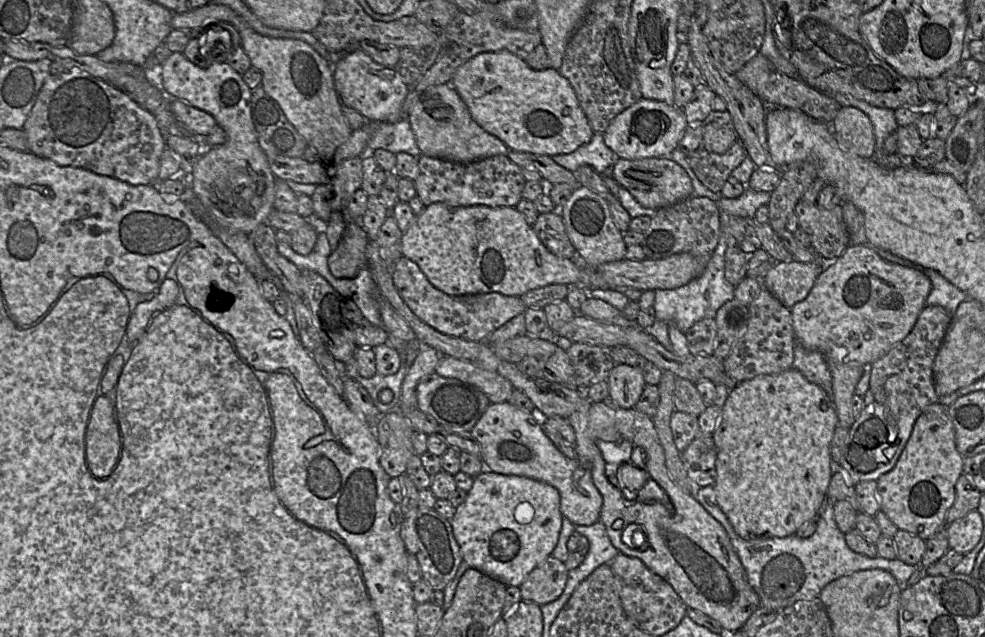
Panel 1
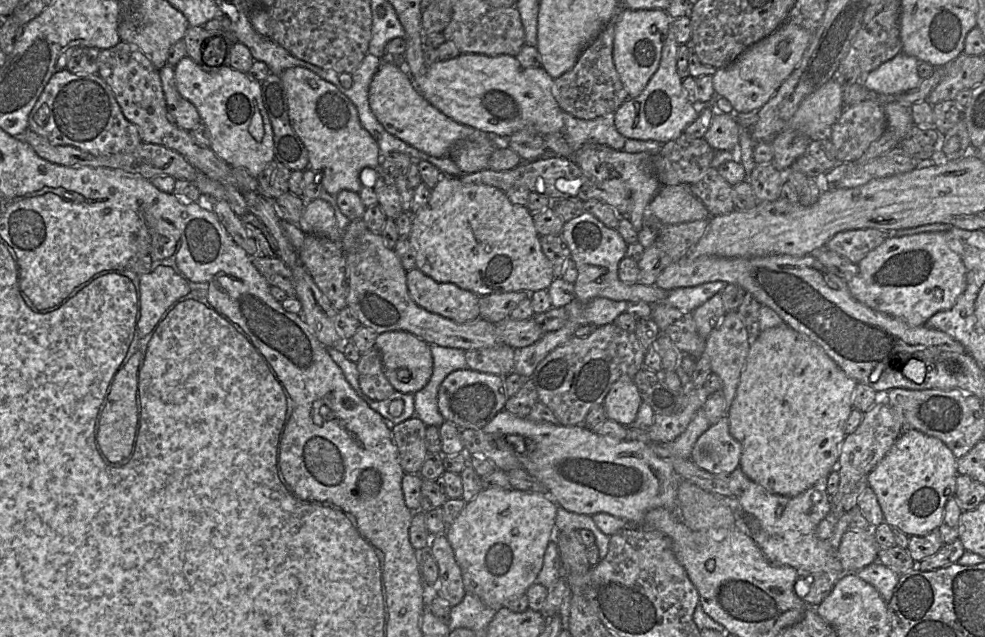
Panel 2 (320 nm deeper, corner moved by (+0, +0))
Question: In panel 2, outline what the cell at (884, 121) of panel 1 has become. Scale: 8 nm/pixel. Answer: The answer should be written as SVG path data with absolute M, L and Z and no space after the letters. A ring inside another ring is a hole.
M901 52L868 73L862 83L867 89L881 95L902 94L921 83L918 65L917 58Z

